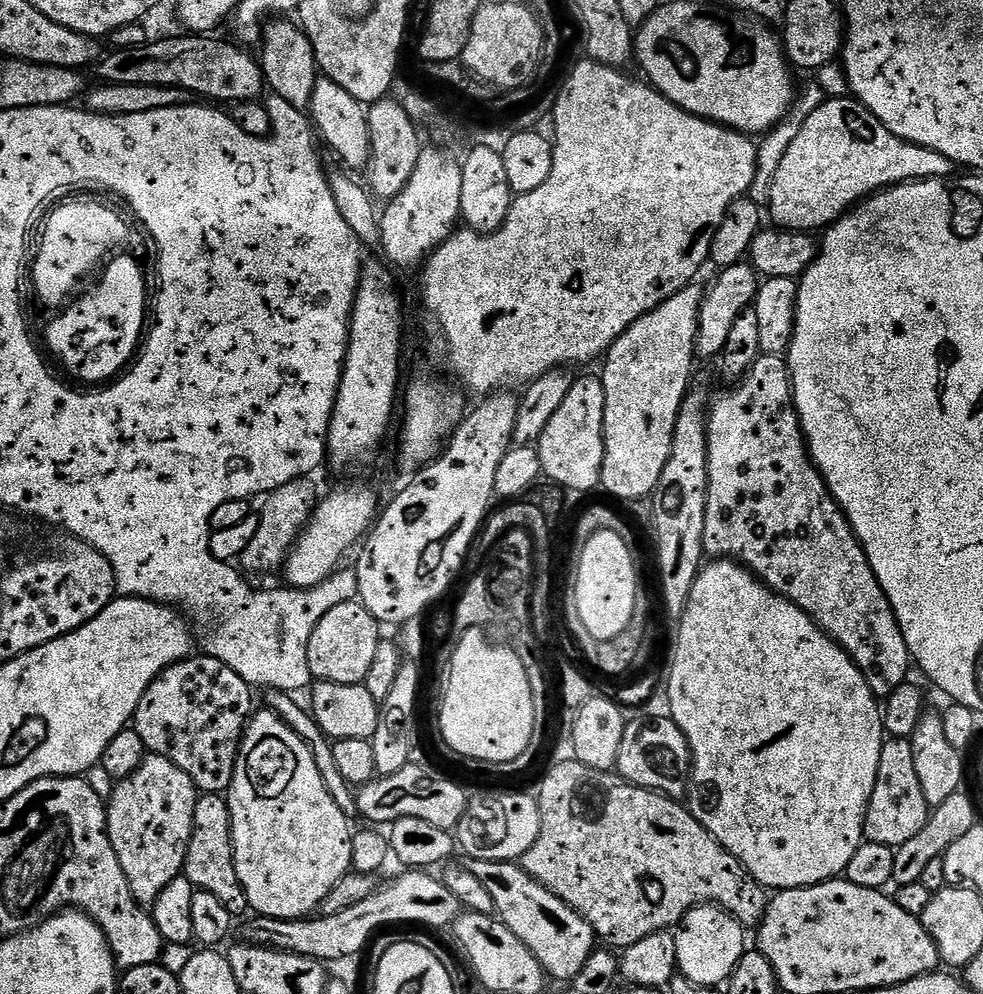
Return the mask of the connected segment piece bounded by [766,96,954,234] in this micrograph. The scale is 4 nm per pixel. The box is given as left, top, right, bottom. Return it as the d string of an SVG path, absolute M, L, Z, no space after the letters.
M831 97L818 110L806 118L793 145L786 150L778 171L771 183L770 202L766 212L772 215L771 223L781 230L790 232L819 233L828 225L839 220L845 212L852 211L861 200L875 196L895 184L908 180L946 180L953 175L954 165L950 158L929 148L906 142L898 134L890 134L865 104L851 97Z

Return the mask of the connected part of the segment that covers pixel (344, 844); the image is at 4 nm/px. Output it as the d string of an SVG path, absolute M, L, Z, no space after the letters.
M271 710L257 711L244 729L244 737L240 740L240 752L236 756L234 766L234 778L232 787L226 793L228 809L232 815L232 849L234 850L234 862L238 870L238 878L246 890L248 907L256 916L269 916L271 920L302 920L311 917L319 909L320 904L338 886L338 882L352 868L352 833L353 825L350 826L350 817L338 810L338 802L330 798L330 790L326 790L326 782L322 782L322 774L318 774L318 766L314 762L314 754L310 754L310 746L278 718Z

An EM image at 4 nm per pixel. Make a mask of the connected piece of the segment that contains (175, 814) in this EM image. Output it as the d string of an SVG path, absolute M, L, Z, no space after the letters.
M151 754L145 755L135 774L115 785L106 804L108 837L140 904L150 906L174 878L182 875L197 799L198 789L186 770L178 770L174 762Z

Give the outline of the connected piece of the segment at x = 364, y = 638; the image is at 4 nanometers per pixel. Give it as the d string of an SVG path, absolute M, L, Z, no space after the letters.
M359 599L342 602L342 606L334 606L318 626L314 626L314 634L310 634L310 646L306 650L306 658L310 662L310 674L313 681L325 680L339 684L363 684L370 665L374 663L374 654L382 647L380 640L382 625L366 610Z

